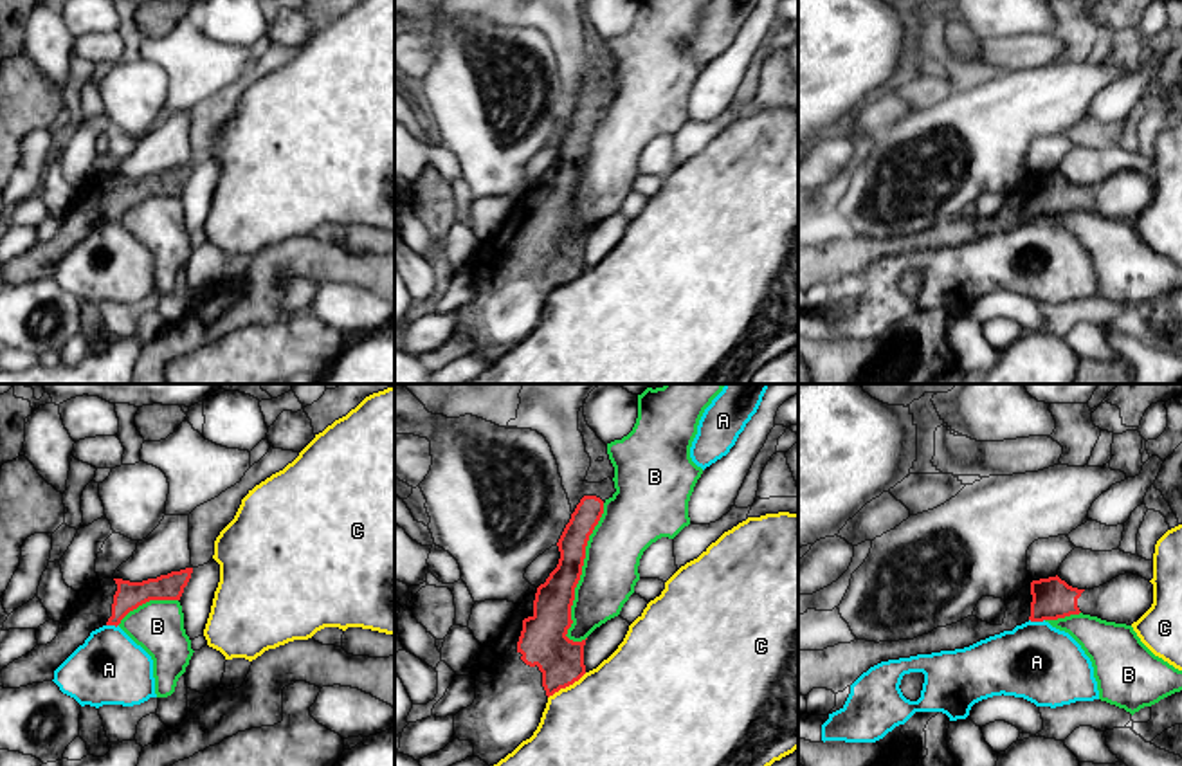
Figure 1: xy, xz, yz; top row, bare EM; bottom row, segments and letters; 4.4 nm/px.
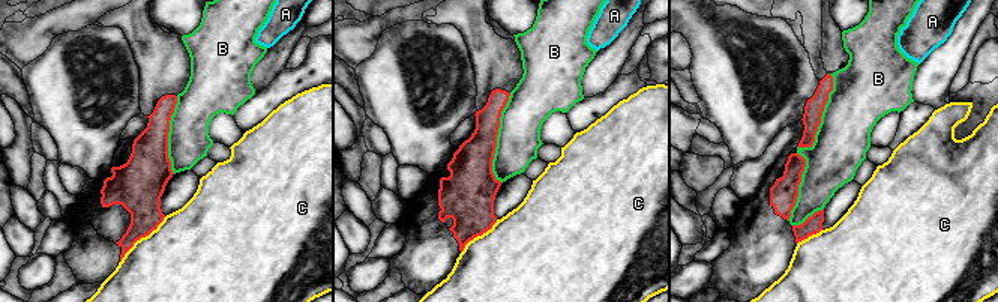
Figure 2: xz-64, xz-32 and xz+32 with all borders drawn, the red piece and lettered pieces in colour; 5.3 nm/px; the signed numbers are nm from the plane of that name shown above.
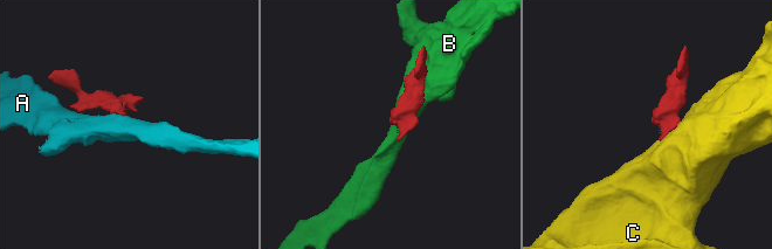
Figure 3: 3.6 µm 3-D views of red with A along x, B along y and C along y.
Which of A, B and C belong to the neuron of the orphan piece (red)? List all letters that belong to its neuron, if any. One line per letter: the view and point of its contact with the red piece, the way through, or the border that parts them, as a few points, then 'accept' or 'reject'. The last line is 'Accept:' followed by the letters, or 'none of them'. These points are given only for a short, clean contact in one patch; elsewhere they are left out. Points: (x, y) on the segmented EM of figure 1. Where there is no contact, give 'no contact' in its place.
A: contact yz (1036, 620); border yz (1029, 619), (1044, 620); reject
B: contact xz (581, 574); reject
C: contact xz (566, 685); border xz (586, 673), (548, 698); reject
Accept: none of them

